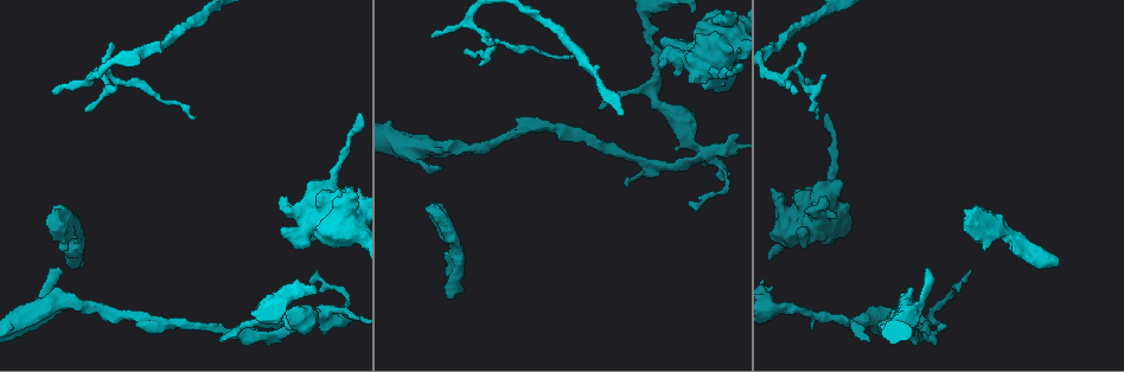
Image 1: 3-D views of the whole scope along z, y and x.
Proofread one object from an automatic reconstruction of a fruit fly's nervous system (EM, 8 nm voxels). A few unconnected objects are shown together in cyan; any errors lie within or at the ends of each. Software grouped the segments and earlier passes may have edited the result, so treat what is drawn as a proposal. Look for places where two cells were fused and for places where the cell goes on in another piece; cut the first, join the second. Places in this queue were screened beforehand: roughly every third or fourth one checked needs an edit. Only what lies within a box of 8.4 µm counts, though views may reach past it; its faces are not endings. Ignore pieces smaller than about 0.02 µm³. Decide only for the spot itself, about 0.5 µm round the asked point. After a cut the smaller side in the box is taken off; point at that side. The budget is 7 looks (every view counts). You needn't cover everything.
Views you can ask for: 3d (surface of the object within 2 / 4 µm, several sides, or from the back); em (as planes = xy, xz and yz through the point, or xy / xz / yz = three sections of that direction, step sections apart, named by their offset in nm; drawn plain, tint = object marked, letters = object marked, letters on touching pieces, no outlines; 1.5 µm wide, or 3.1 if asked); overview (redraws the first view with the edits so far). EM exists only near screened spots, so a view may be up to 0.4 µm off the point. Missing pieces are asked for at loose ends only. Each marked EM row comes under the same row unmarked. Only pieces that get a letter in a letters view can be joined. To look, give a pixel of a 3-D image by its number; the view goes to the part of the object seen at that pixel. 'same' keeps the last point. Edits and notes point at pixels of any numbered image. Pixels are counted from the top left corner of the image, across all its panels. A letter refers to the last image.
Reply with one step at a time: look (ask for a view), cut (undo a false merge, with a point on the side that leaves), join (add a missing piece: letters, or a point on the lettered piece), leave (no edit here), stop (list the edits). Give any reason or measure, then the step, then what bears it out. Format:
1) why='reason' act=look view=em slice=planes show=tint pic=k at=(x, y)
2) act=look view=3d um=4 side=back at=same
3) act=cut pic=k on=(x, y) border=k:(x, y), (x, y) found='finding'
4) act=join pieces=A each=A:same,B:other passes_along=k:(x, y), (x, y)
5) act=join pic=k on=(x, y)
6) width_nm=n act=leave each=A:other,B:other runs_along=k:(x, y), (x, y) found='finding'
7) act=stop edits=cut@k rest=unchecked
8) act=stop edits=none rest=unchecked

why='thick turns thin' act=look view=em slice=planes show=letters pic=1 at=(805, 236)

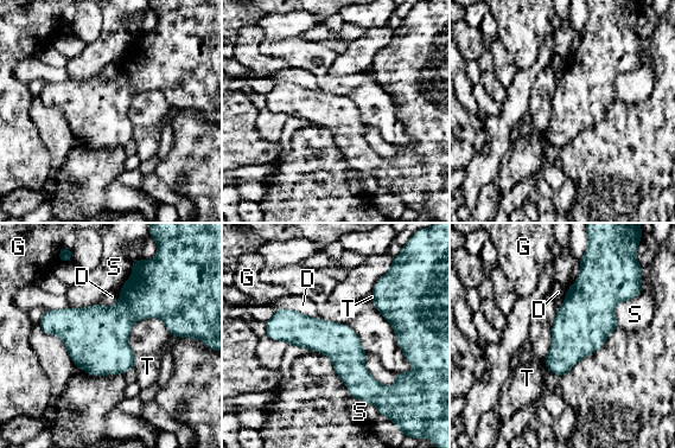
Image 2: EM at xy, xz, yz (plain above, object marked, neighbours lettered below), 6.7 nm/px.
width_nm=240 longest_contact=D:320nm act=leave each=D:other,G:other,S:other,T:other found='one cell here'

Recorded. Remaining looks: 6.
why='an open end' act=look view=em slice=planes show=letters pic=1 at=(600, 110)

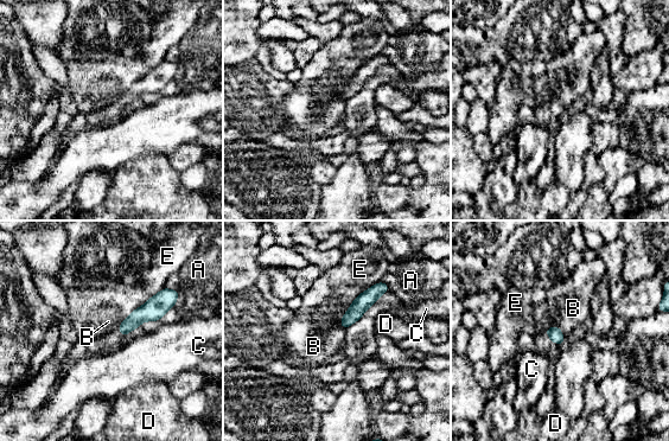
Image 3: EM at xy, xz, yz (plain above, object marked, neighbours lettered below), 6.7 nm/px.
width_nm=80 act=leave each=A:other,B:other,C:other,D:other,E:other found='none of them fits'

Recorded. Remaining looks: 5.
why='branch stops here' act=look view=3d um=2 pic=1 at=(927, 268)

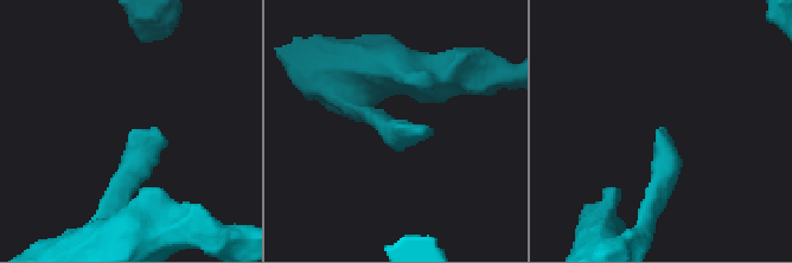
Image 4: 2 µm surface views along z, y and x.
why='need the tissue' act=look view=em slice=xy step=8 show=tint pic=4 at=(658, 129)

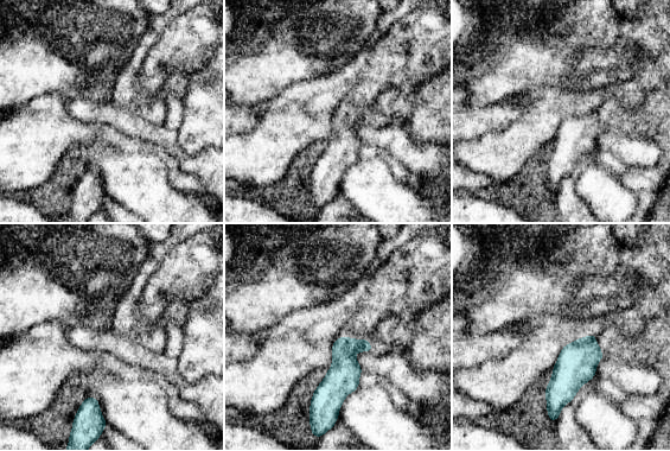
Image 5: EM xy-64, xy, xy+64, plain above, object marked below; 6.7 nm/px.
why='another direction' act=look view=em slice=planes show=letters at=same

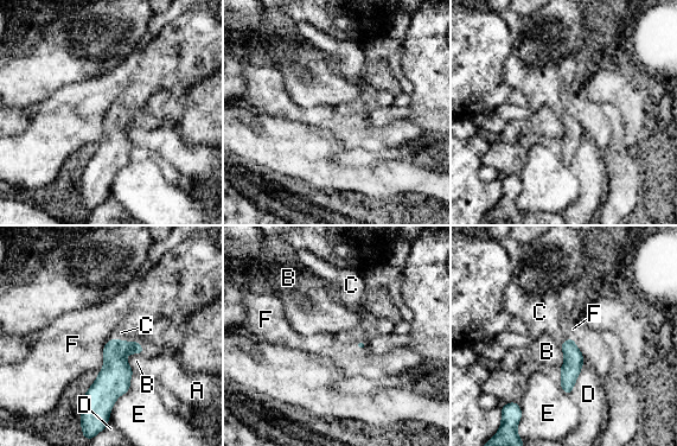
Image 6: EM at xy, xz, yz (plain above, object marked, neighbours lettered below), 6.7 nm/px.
act=join pieces=C each=A:other,B:other,C:same,D:other,E:other,F:other passes_along=6:(116, 373), (132, 342), (121, 332) found='it goes on there'

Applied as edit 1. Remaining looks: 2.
act=stop edits=join@6 rest=unchecked

